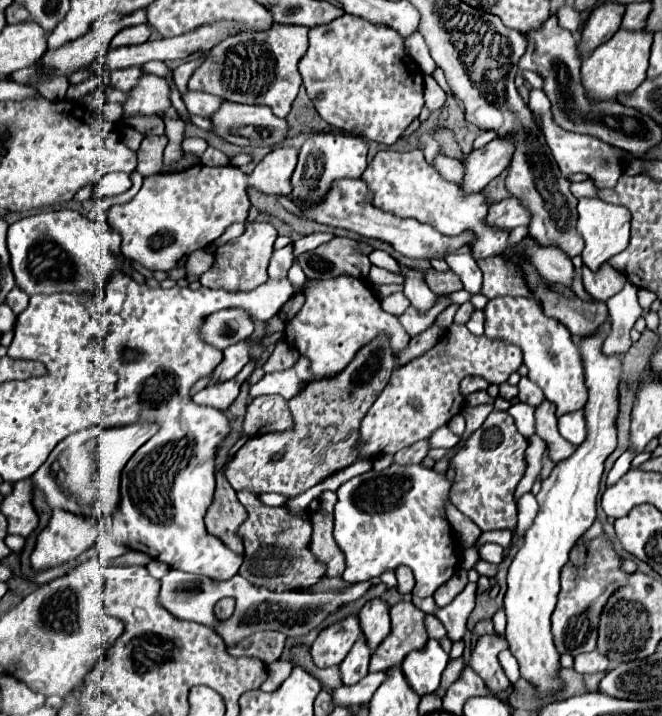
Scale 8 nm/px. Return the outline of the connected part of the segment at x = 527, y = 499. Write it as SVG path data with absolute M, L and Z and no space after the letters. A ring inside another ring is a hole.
M531 492L525 493L517 501L517 528L516 534L513 536L510 544L510 548L513 547L521 537L524 536L525 532L533 524L534 518L538 513L538 502L535 495Z

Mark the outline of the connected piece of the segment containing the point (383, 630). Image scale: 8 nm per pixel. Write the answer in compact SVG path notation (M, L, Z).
M372 598L372 600L368 600L364 604L364 608L358 614L360 616L362 634L366 634L366 640L368 640L372 650L390 632L390 612L388 610L390 608L388 608L388 604L382 598Z

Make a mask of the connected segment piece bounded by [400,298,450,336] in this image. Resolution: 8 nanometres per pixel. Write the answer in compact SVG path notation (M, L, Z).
M440 298L440 300L436 302L436 306L434 306L430 312L426 312L426 314L418 314L414 308L408 308L408 310L400 316L400 322L402 322L404 330L406 330L410 336L416 336L416 334L428 330L428 328L432 326L432 322L436 320L436 316L438 316L448 304L450 304L448 298Z

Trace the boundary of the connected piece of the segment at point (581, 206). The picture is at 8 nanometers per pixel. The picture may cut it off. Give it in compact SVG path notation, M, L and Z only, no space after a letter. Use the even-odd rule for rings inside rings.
M580 198L578 202L578 224L576 230L584 238L584 250L582 260L590 270L598 270L602 262L606 262L610 256L622 252L628 246L630 238L630 210L618 204L608 204L600 198Z

